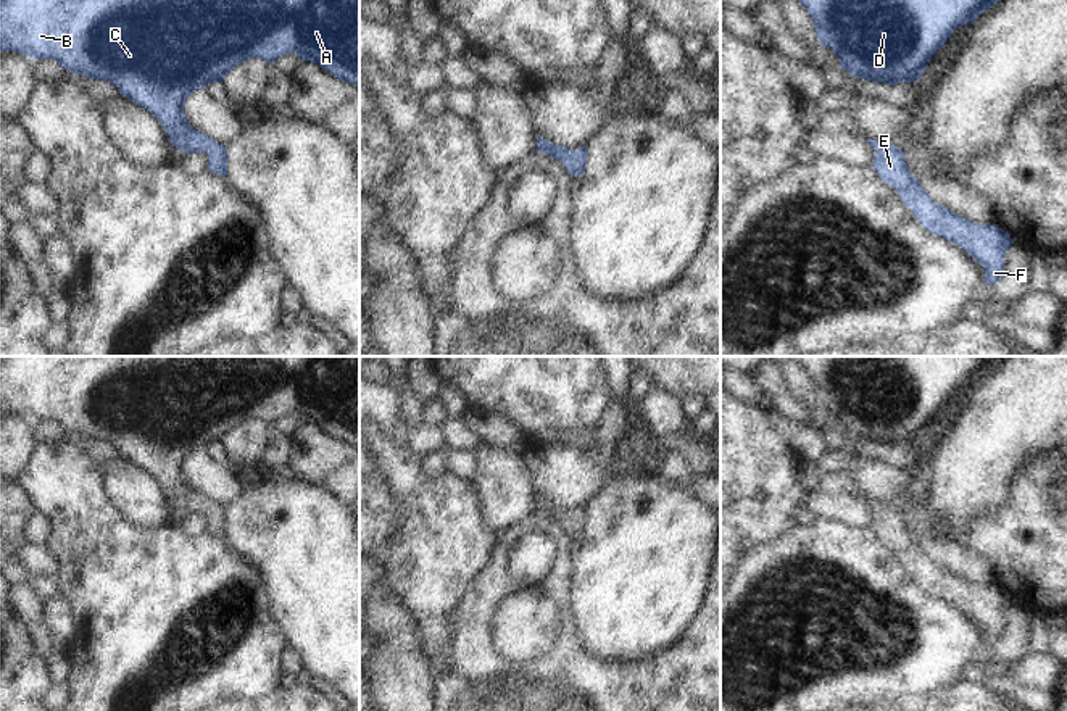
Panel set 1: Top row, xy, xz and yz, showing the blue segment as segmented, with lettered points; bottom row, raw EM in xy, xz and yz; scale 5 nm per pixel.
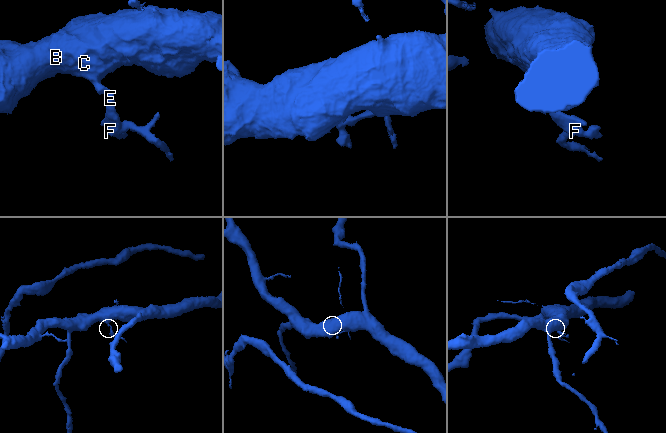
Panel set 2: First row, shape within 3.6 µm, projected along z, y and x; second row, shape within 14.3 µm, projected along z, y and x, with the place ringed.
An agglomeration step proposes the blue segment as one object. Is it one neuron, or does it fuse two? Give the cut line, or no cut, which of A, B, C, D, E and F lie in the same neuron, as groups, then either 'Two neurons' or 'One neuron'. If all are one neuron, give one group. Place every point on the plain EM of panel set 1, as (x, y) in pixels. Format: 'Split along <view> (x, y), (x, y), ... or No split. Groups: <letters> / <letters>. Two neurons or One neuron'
No split. Groups: A B C D E F. One neuron

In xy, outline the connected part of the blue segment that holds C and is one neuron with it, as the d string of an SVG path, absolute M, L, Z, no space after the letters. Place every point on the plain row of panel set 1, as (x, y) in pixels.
M0 356L0 411L16 413L34 421L50 419L71 435L114 445L122 458L145 469L161 484L172 508L184 514L206 514L208 530L218 537L227 537L227 509L187 484L185 459L198 450L206 450L211 443L222 443L235 427L250 419L274 424L287 414L297 414L301 422L316 424L337 440L359 448L359 356Z

